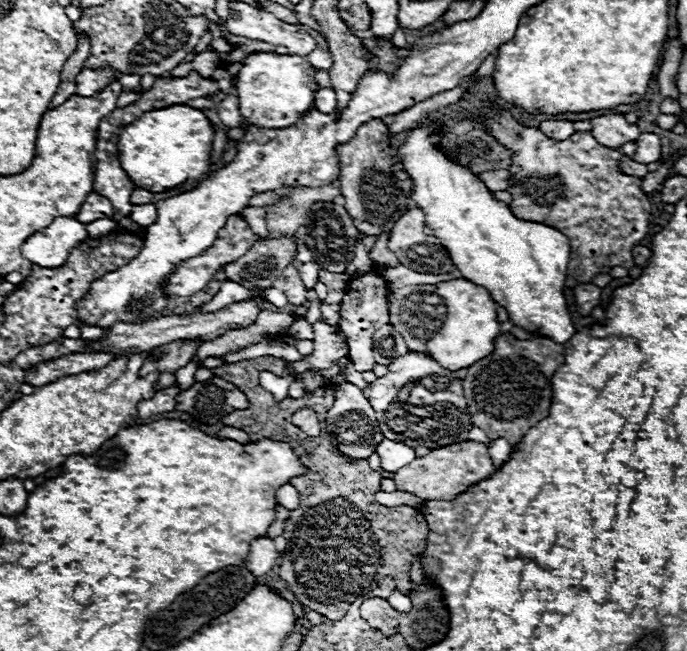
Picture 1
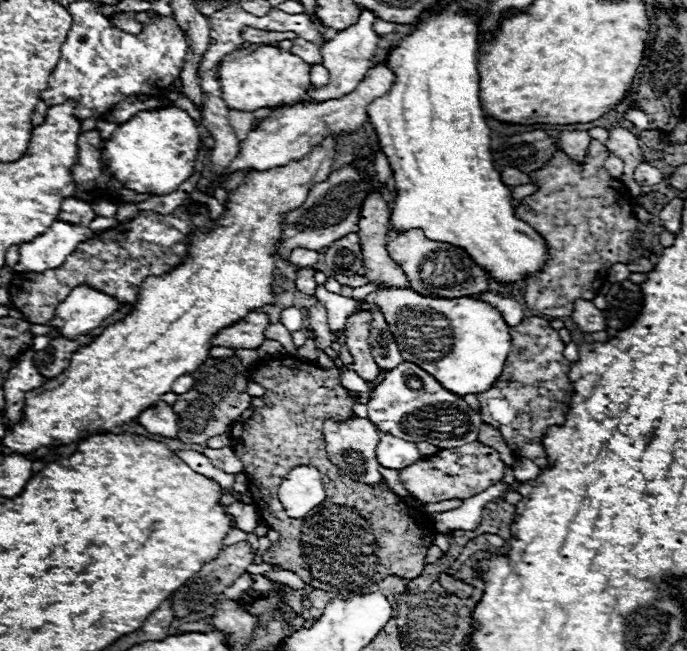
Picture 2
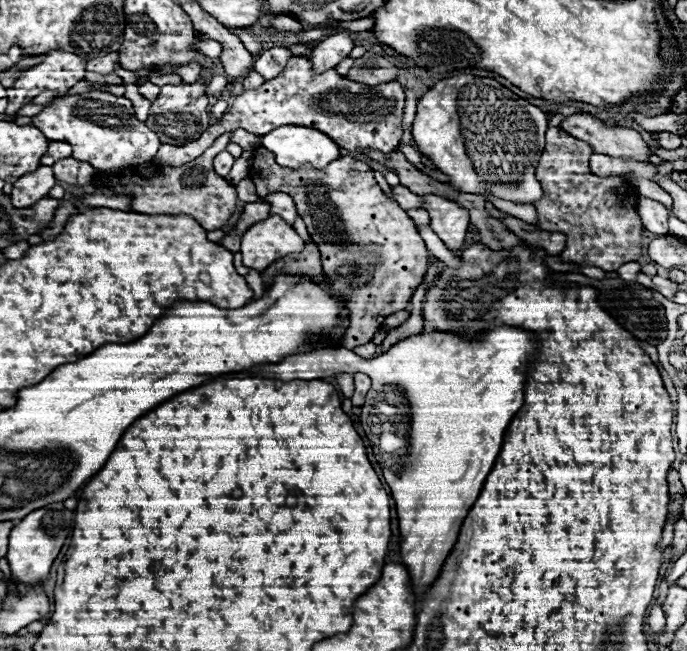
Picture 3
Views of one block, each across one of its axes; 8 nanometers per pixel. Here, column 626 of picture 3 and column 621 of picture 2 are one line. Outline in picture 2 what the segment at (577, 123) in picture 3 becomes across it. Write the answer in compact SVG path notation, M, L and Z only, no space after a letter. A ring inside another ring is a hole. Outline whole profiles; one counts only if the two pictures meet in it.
M624 128L610 130L610 138L606 142L608 150L624 160L624 174L632 174L638 164L644 162L644 152L640 148L640 140Z

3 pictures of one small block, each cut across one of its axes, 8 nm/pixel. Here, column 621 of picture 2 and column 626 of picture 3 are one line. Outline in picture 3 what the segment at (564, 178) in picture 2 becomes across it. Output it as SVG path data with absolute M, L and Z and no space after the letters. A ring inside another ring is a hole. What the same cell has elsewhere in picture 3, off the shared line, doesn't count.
M548 128L546 148L536 168L536 178L544 188L542 200L534 202L538 221L534 226L546 232L562 232L566 236L566 248L560 252L562 262L580 266L596 266L606 272L618 270L622 264L638 260L642 256L642 224L636 212L638 192L630 184L630 204L626 184L620 176L596 176L590 172L592 148L562 132L560 128Z

